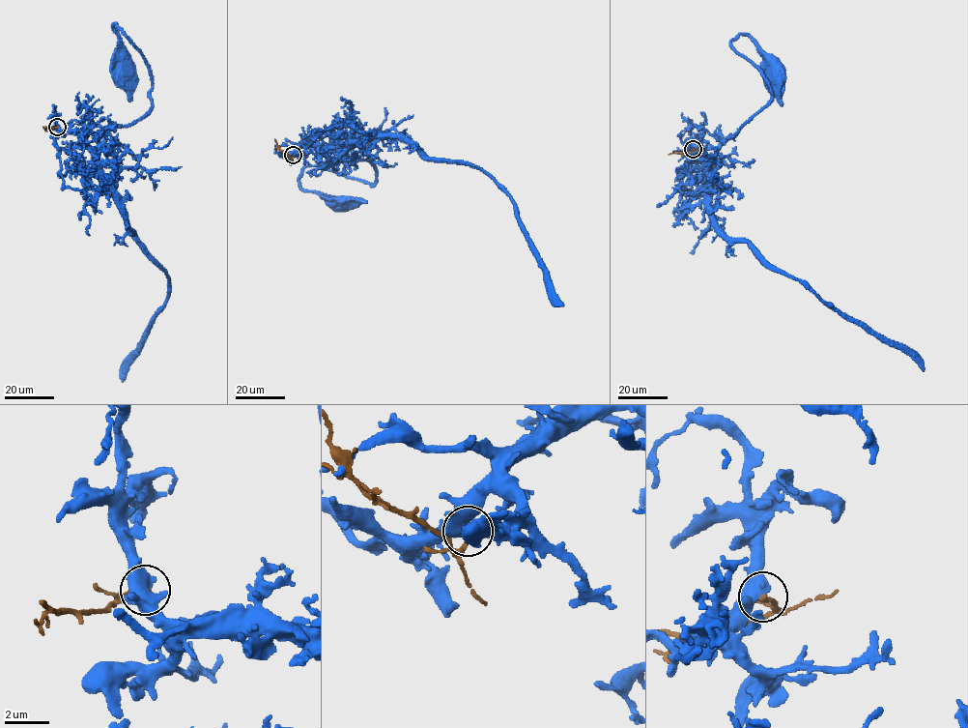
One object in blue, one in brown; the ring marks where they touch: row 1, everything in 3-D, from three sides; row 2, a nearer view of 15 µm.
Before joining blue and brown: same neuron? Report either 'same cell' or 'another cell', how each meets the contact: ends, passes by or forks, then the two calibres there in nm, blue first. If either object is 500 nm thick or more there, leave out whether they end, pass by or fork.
another cell; calibres 550 and 240 nm

